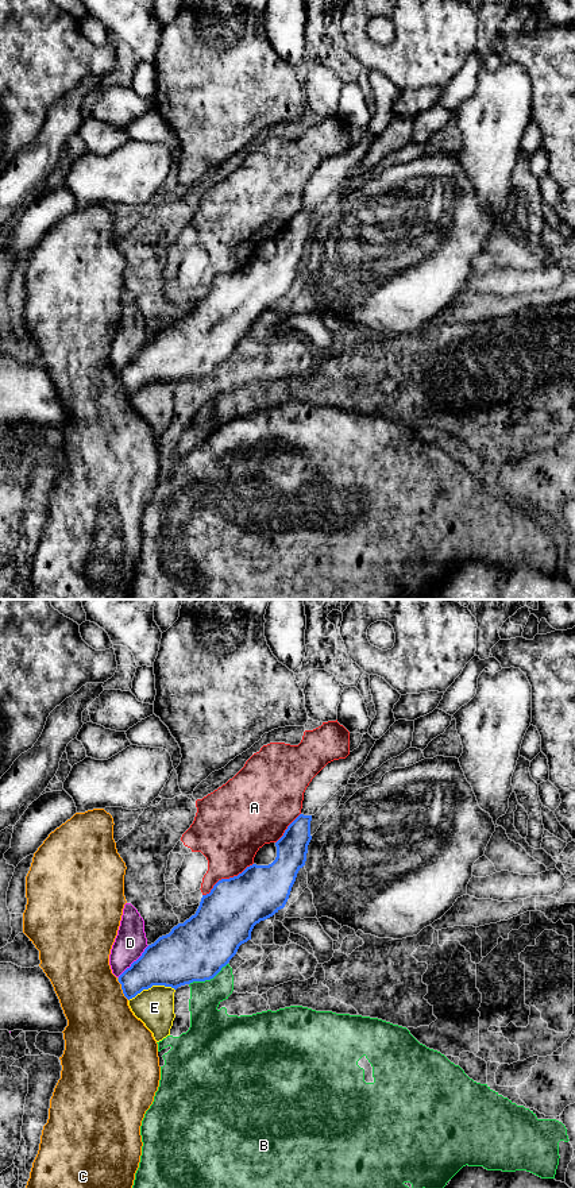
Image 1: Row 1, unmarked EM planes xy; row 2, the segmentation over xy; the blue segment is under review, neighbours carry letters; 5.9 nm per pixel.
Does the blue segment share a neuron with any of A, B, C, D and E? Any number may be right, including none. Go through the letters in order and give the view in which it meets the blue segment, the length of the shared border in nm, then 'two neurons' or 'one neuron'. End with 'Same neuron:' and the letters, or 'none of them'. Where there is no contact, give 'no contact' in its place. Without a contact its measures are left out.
A: xy | 360 nm | two neurons
B: xy | 260 nm | two neurons
C: xy | 130 nm | two neurons
D: xy | 260 nm | two neurons
E: xy | 280 nm | two neurons
Same neuron: none of them

